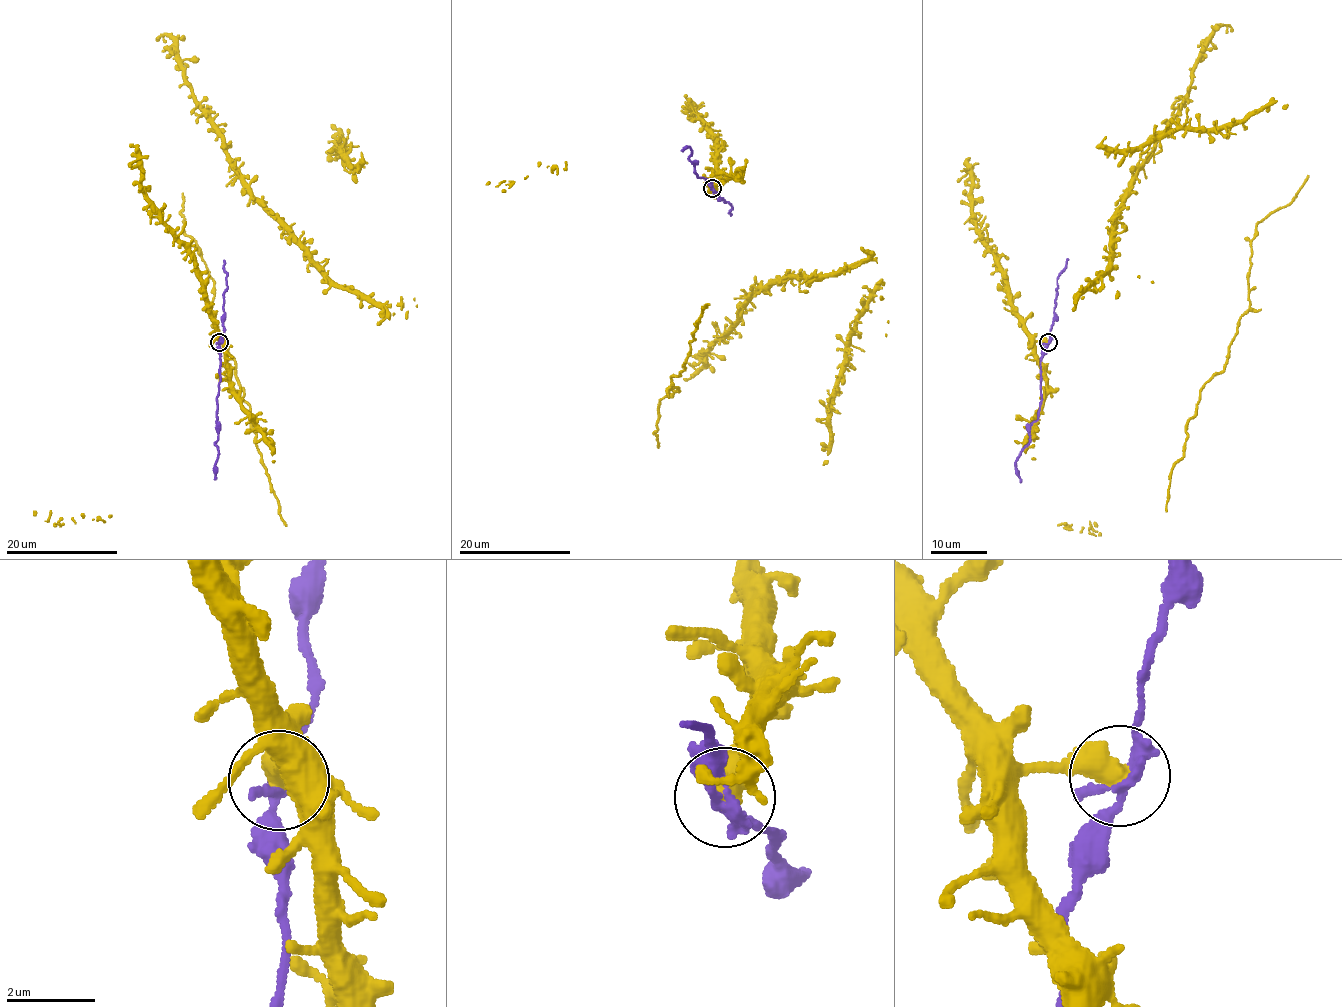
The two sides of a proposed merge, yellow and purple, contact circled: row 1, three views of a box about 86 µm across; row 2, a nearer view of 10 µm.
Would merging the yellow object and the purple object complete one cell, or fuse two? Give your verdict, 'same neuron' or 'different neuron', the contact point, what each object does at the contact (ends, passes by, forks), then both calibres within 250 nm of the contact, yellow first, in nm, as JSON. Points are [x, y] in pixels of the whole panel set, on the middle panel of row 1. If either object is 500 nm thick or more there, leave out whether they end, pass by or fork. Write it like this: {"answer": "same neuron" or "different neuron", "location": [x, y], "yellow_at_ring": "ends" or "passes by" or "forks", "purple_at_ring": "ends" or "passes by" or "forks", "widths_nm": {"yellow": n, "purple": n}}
{"answer": "different neuron", "location": [712, 188], "widths_nm": {"yellow": 550, "purple": 200}}

